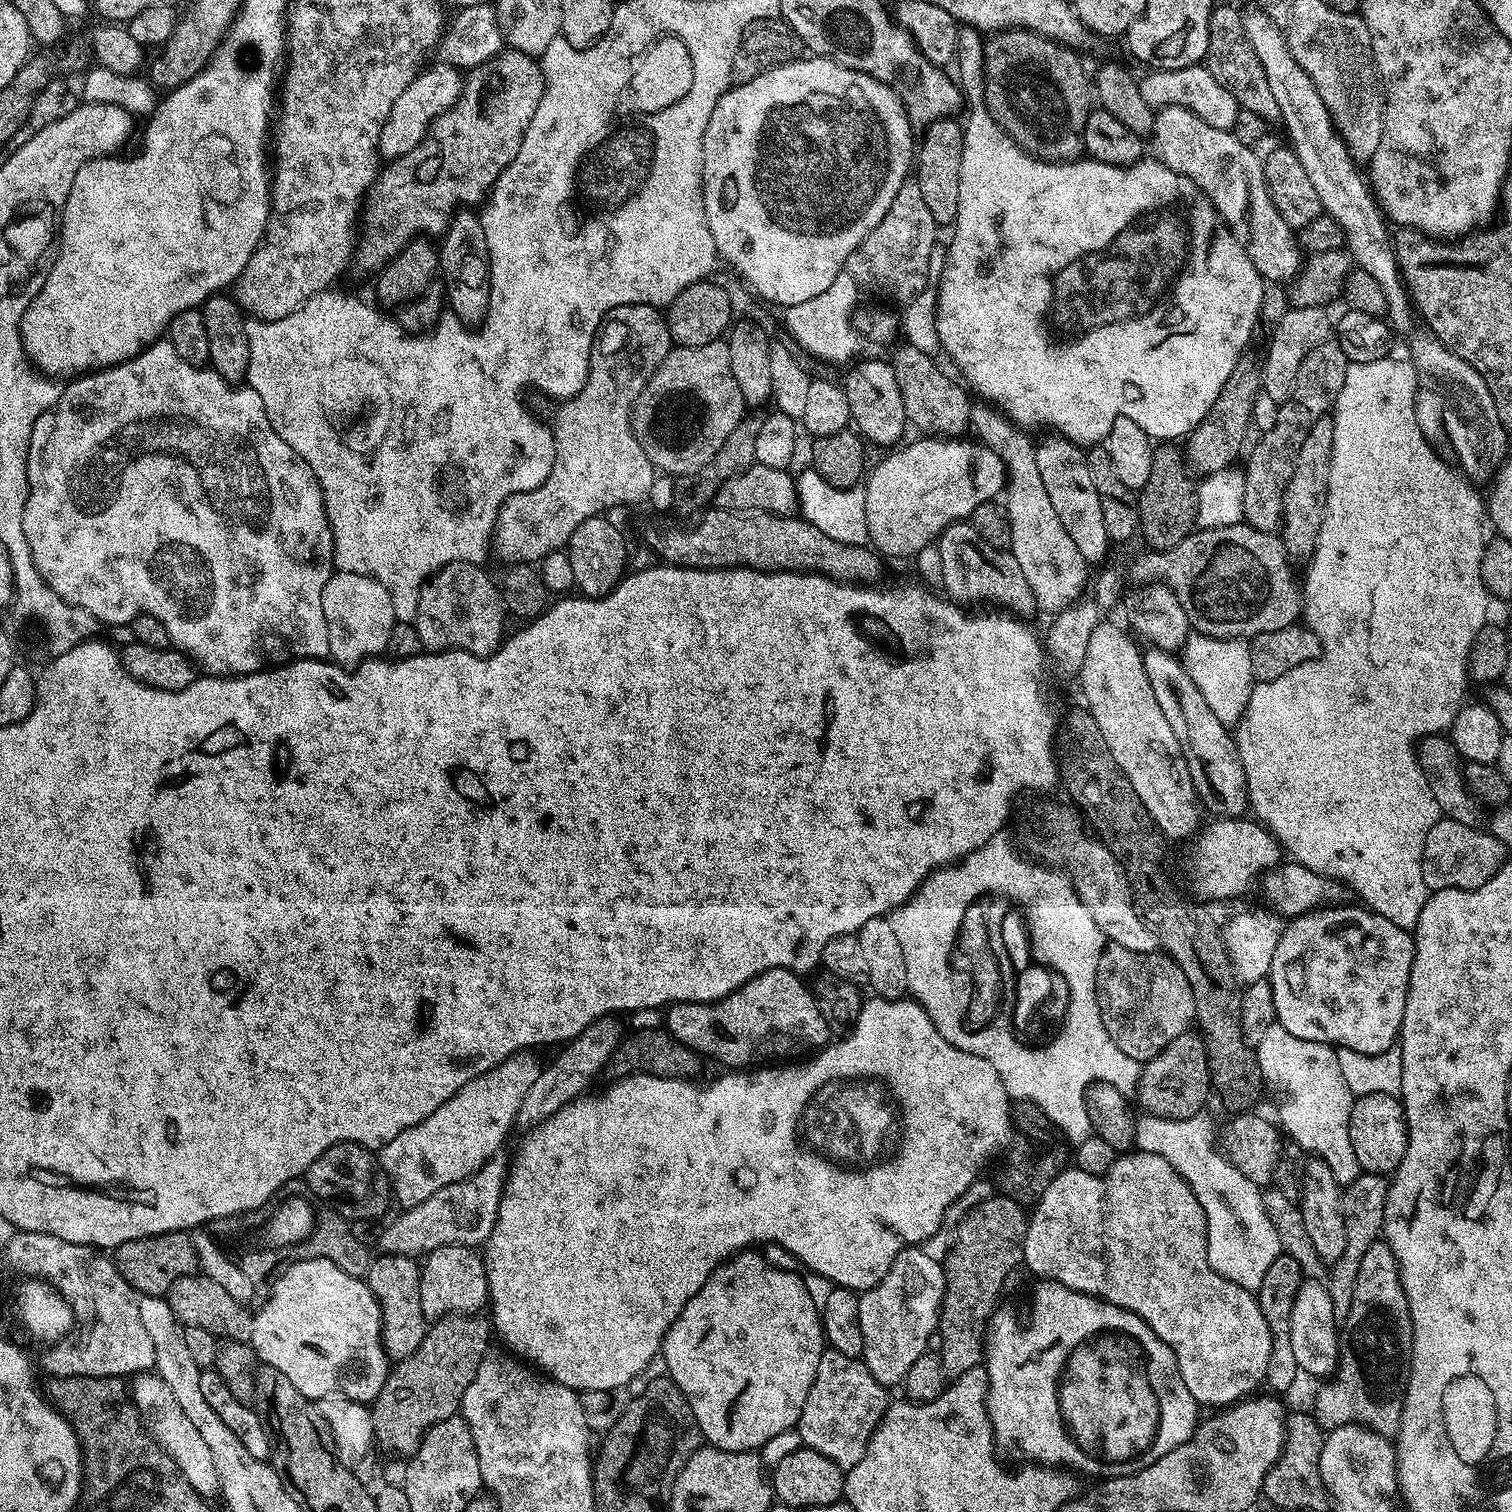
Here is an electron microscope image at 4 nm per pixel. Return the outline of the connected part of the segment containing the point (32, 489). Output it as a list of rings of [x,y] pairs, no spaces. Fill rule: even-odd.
[[[167,338],[157,340],[149,348],[142,348],[139,354],[120,364],[114,364],[110,368],[101,368],[91,374],[81,374],[71,382],[65,383],[56,405],[36,419],[28,447],[28,501],[24,511],[24,529],[32,557],[38,566],[38,574],[42,574],[42,578],[63,600],[74,606],[82,606],[82,610],[89,612],[96,621],[105,626],[131,625],[138,616],[158,618],[166,626],[166,632],[170,634],[172,644],[185,652],[187,656],[191,656],[205,673],[214,676],[245,676],[251,672],[262,672],[269,666],[279,666],[293,660],[323,660],[328,656],[330,634],[326,634],[326,618],[322,610],[322,590],[326,590],[326,582],[332,577],[334,565],[332,562],[332,526],[328,521],[324,492],[320,489],[320,484],[312,477],[308,463],[294,449],[286,446],[286,442],[282,442],[282,438],[278,438],[278,434],[266,414],[266,406],[262,406],[262,398],[258,398],[255,387],[233,387],[211,367],[197,366],[178,358],[178,350],[174,350],[174,346]],[[188,460],[196,460],[196,468]]]

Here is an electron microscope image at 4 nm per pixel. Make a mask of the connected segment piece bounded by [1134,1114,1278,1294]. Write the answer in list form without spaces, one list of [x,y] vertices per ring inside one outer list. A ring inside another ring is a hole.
[[[1208,1114],[1191,1116],[1190,1118],[1162,1118],[1161,1116],[1141,1115],[1136,1121],[1134,1130],[1136,1139],[1135,1147],[1142,1152],[1158,1154],[1174,1166],[1174,1170],[1190,1186],[1194,1198],[1198,1198],[1198,1206],[1206,1214],[1206,1230],[1208,1241],[1206,1242],[1206,1258],[1210,1266],[1222,1278],[1250,1290],[1253,1294],[1262,1286],[1262,1277],[1265,1276],[1267,1268],[1274,1263],[1278,1255],[1276,1248],[1276,1224],[1268,1217],[1264,1209],[1264,1196],[1261,1185],[1250,1182],[1238,1166],[1229,1162],[1227,1156],[1223,1155],[1218,1147],[1218,1128],[1212,1125]]]

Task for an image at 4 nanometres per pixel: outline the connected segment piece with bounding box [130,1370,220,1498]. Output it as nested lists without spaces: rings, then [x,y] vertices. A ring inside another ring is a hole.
[[[155,1371],[141,1372],[131,1377],[130,1399],[140,1412],[148,1435],[163,1448],[164,1453],[178,1466],[178,1470],[182,1470],[186,1482],[194,1486],[199,1496],[215,1497],[220,1490],[220,1479],[218,1470],[214,1470],[214,1457],[206,1447],[202,1434],[198,1434],[197,1428],[190,1422],[190,1417],[174,1398],[170,1386],[166,1386],[166,1382],[162,1382],[162,1378]]]

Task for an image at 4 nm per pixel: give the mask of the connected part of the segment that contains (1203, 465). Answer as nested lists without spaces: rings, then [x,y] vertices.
[[[1244,353],[1235,364],[1230,377],[1219,391],[1214,406],[1204,416],[1203,421],[1188,434],[1184,453],[1188,466],[1202,476],[1231,467],[1243,444],[1247,430],[1250,430],[1255,396],[1262,390],[1261,365],[1259,357]]]

